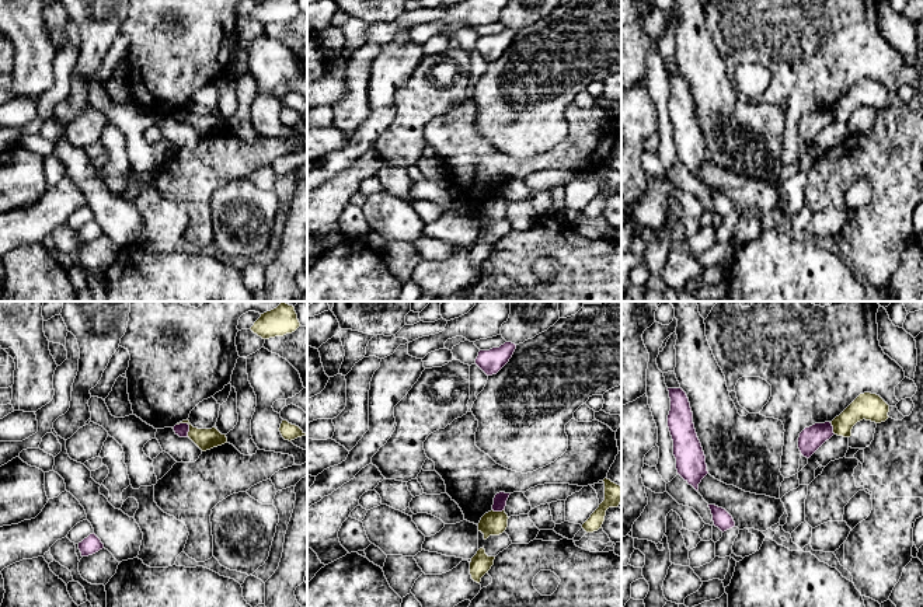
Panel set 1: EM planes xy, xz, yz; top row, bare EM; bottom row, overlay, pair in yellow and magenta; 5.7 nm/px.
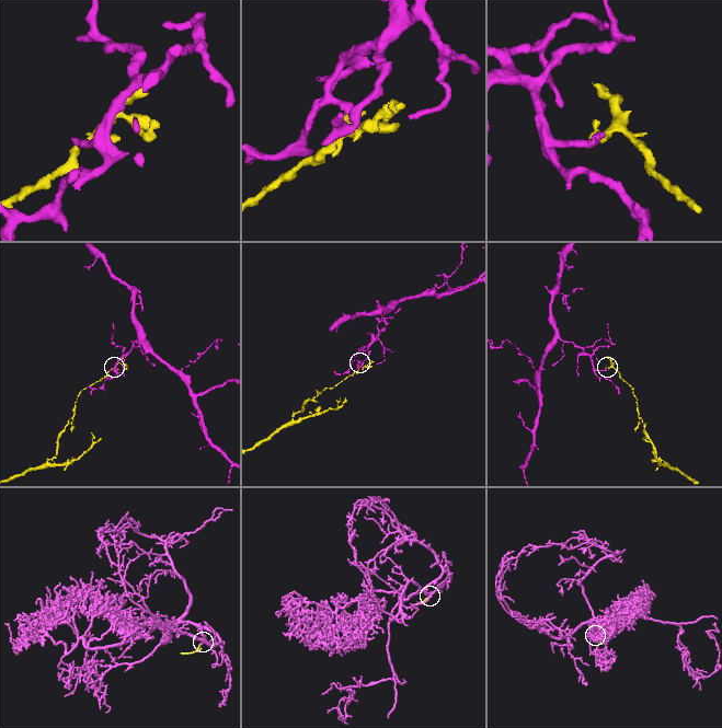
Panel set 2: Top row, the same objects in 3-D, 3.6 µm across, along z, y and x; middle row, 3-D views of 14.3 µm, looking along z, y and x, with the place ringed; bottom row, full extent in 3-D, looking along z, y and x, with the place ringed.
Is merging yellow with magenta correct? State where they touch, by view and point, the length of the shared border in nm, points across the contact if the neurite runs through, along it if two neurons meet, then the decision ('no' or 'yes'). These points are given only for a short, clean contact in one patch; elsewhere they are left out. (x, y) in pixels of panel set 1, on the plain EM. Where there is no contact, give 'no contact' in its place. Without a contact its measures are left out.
meets yellow in xy at (188, 110); contact 100 nm long; border along xy (177, 110), (188, 111), (188, 122); no

